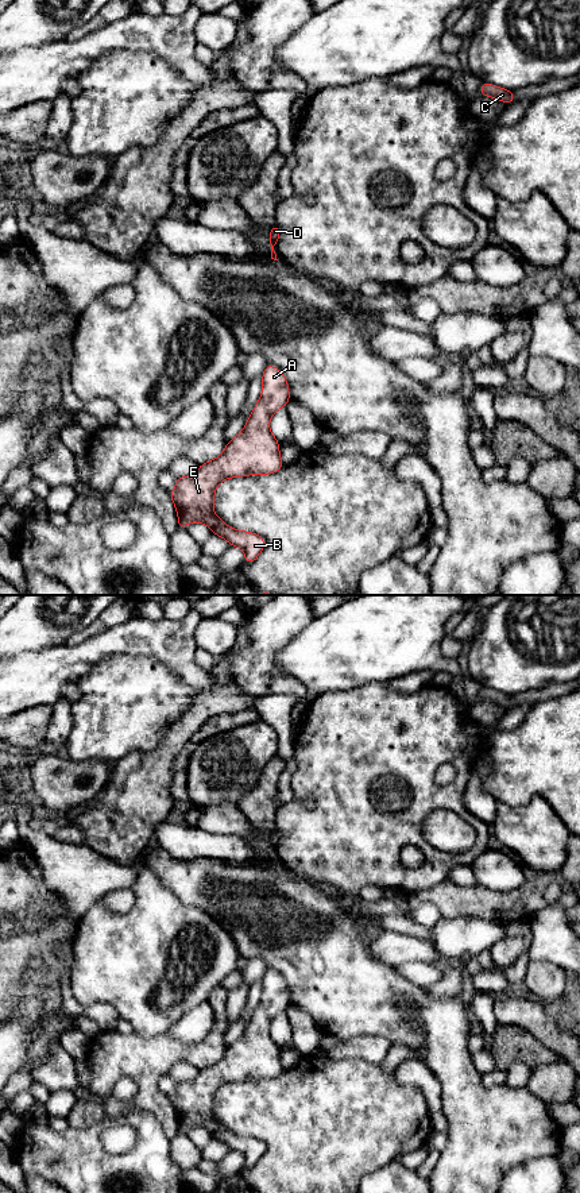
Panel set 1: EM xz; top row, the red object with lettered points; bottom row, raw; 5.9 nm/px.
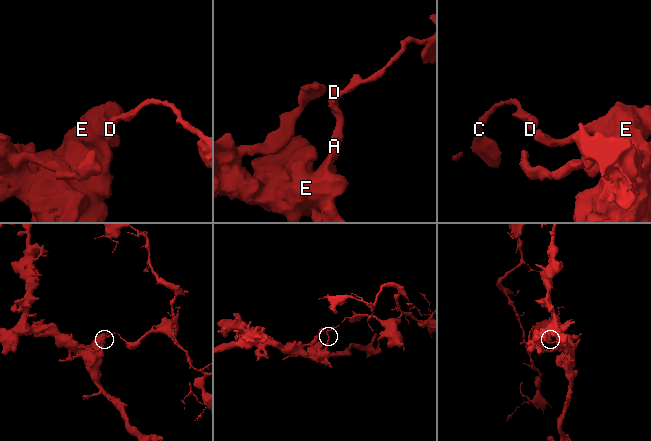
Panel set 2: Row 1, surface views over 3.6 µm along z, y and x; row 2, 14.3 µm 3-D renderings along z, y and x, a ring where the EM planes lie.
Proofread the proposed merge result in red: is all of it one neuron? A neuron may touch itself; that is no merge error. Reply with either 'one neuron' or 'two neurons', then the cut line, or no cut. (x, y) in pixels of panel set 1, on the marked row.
two neurons; cut in xz along (270, 242), (273, 246)

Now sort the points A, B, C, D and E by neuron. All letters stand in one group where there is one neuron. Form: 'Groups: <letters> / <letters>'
Groups: A B E / C D

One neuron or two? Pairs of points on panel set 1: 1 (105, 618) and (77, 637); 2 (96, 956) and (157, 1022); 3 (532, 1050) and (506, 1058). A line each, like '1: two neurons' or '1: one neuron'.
1: one neuron
2: one neuron
3: one neuron

